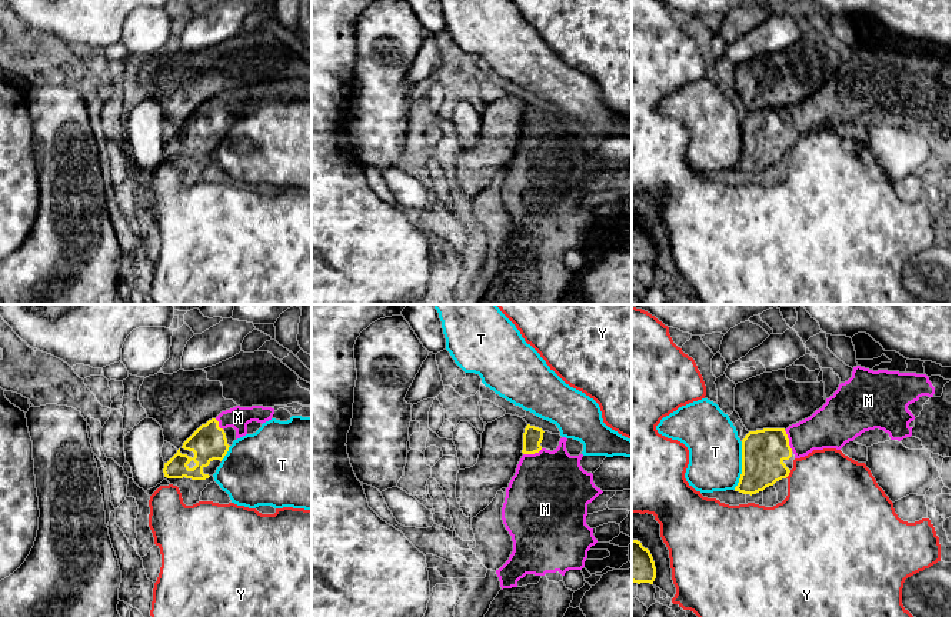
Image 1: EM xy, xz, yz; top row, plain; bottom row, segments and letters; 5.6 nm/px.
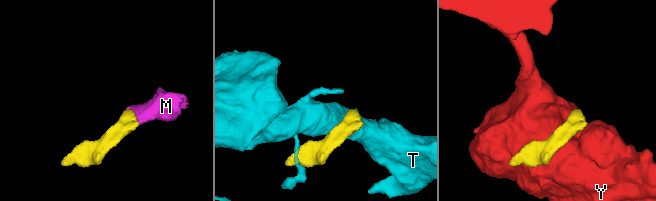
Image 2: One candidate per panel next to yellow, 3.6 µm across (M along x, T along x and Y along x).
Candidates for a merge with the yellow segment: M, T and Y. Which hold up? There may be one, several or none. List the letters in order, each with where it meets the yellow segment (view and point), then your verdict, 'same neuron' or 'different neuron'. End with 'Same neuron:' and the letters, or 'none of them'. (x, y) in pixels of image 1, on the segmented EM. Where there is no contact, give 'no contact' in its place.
M: meets yellow in yz at (788, 440); same neuron
T: meets yellow in yz at (742, 466); different neuron
Y: meets yellow in yz at (788, 474); different neuron
Same neuron: M

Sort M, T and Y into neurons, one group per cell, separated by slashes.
M / T / Y

